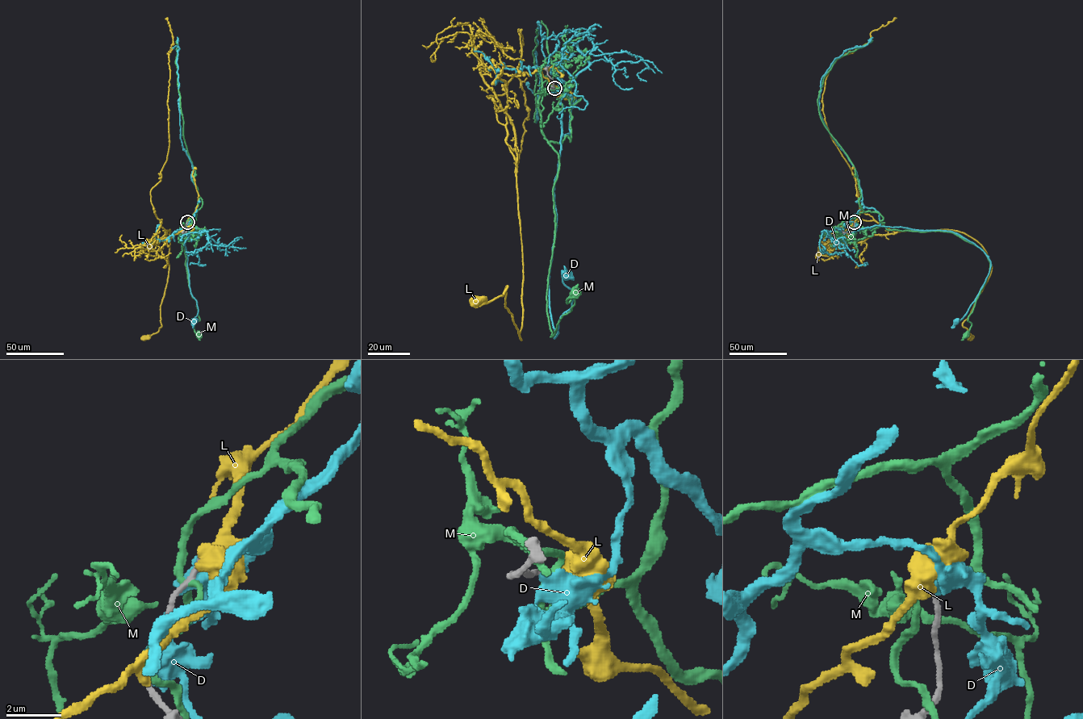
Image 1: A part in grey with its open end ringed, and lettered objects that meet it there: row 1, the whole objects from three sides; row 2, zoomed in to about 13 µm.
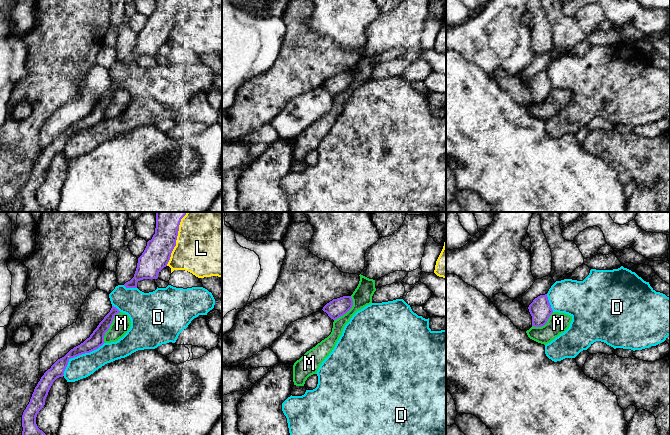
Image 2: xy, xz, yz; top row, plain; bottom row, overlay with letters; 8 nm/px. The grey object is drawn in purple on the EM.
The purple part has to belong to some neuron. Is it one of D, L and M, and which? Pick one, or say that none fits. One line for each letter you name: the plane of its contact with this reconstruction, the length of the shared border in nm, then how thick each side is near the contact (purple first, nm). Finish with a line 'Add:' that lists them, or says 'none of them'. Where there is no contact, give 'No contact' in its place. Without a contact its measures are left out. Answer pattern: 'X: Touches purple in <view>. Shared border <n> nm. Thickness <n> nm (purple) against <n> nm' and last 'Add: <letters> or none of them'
Add: none of them

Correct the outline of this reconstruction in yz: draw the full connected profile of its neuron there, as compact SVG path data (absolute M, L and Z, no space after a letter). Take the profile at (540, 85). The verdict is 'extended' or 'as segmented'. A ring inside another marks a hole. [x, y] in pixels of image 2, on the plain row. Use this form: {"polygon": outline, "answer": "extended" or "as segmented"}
{"polygon": "M547 70L535 74L528 85L532 92L532 102L534 103L544 102L553 89Z", "answer": "as segmented"}

